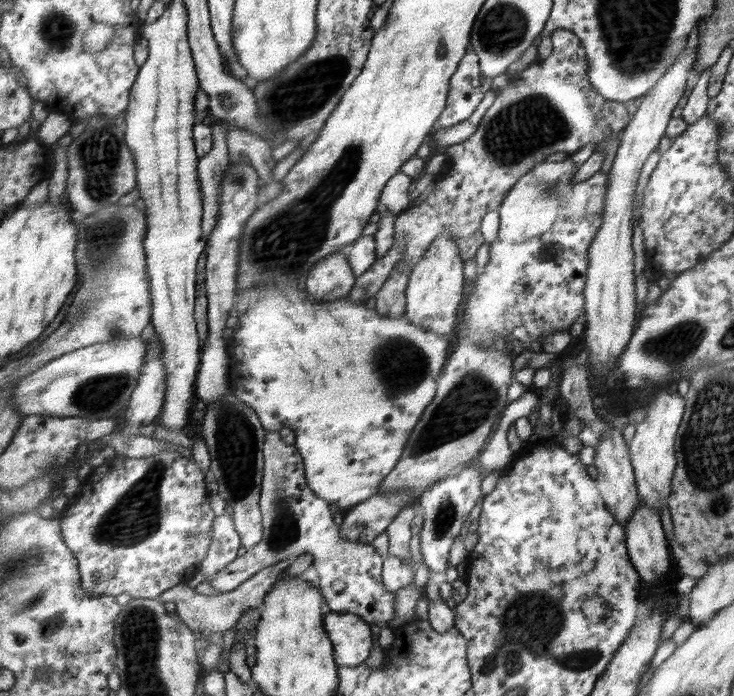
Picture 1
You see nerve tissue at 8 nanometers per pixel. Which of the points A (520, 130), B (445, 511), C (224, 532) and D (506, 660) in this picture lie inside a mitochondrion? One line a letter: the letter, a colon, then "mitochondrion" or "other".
A: mitochondrion
B: mitochondrion
C: other
D: mitochondrion

